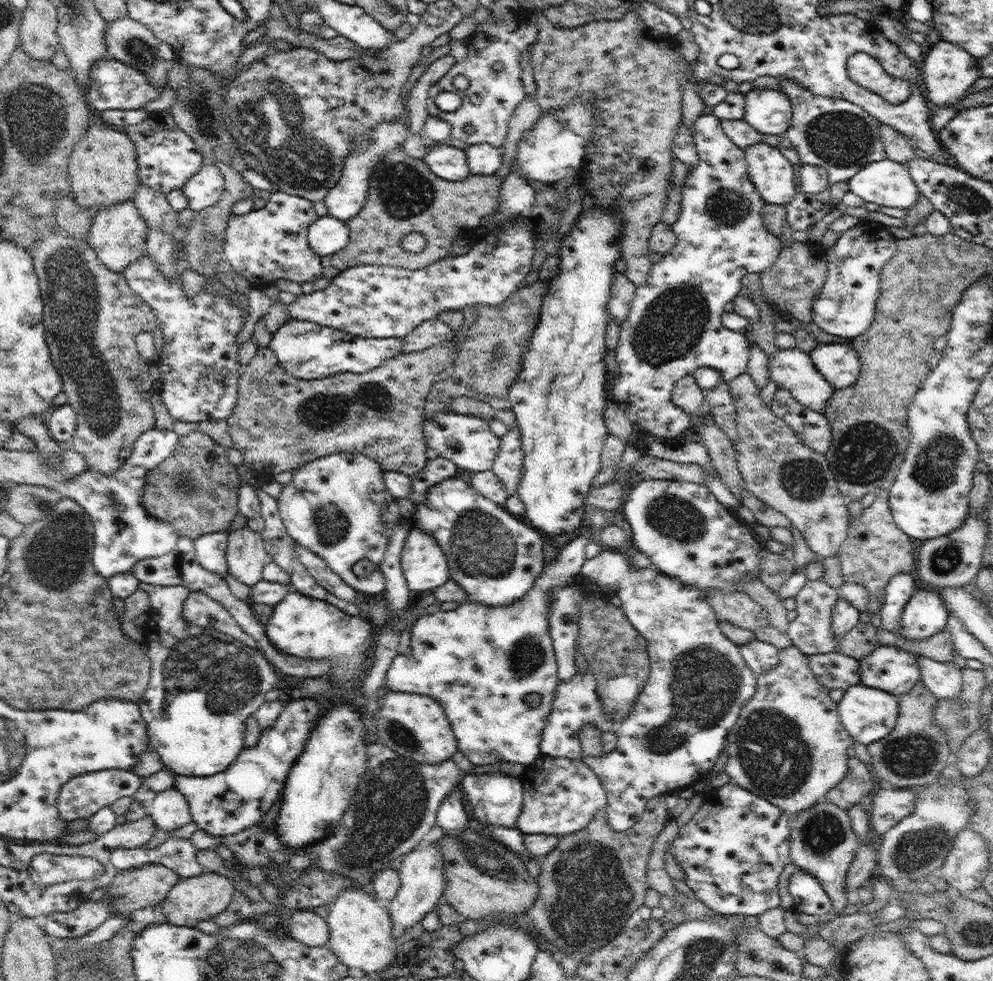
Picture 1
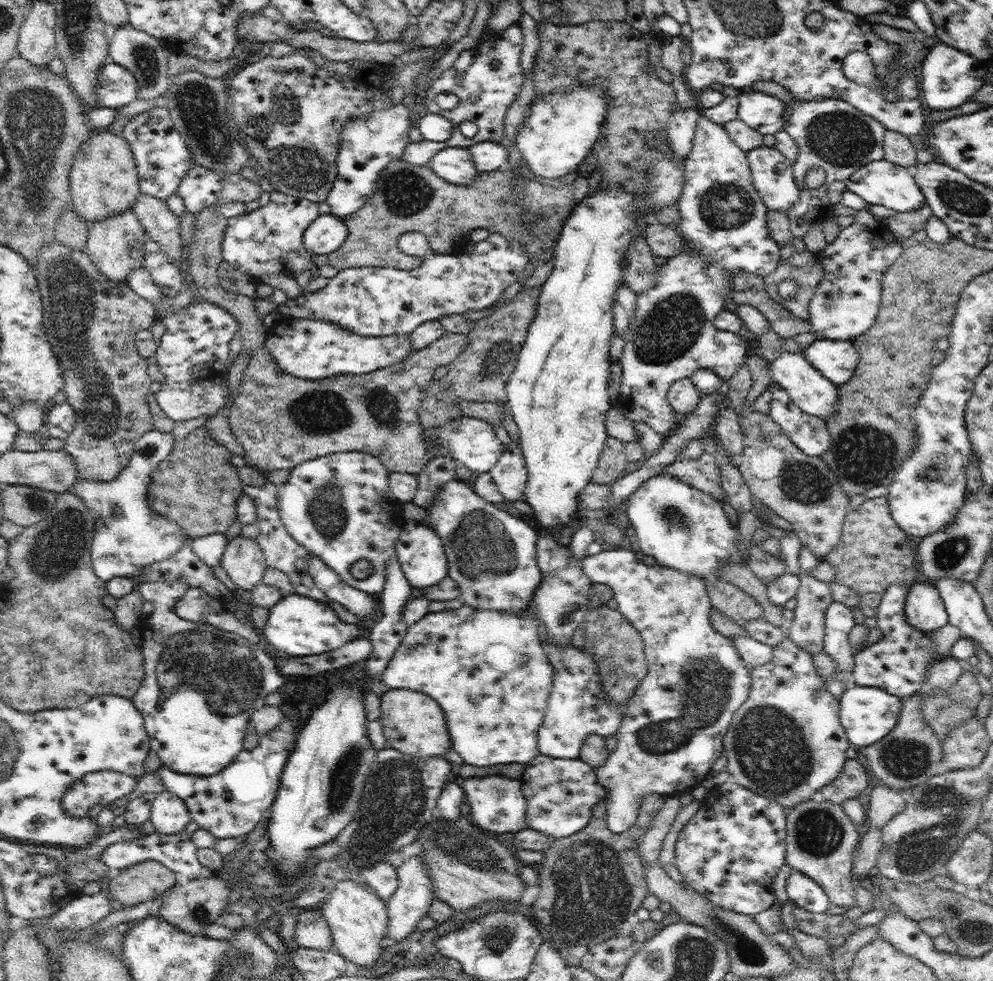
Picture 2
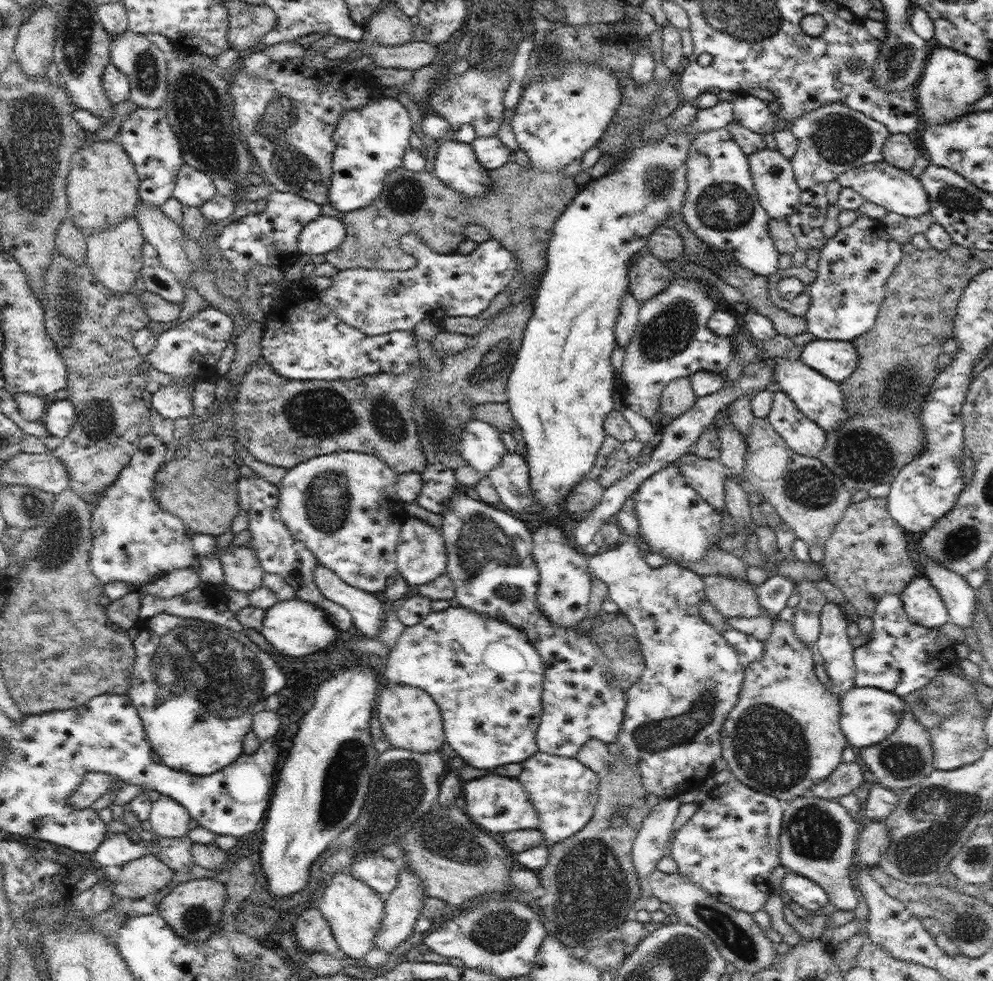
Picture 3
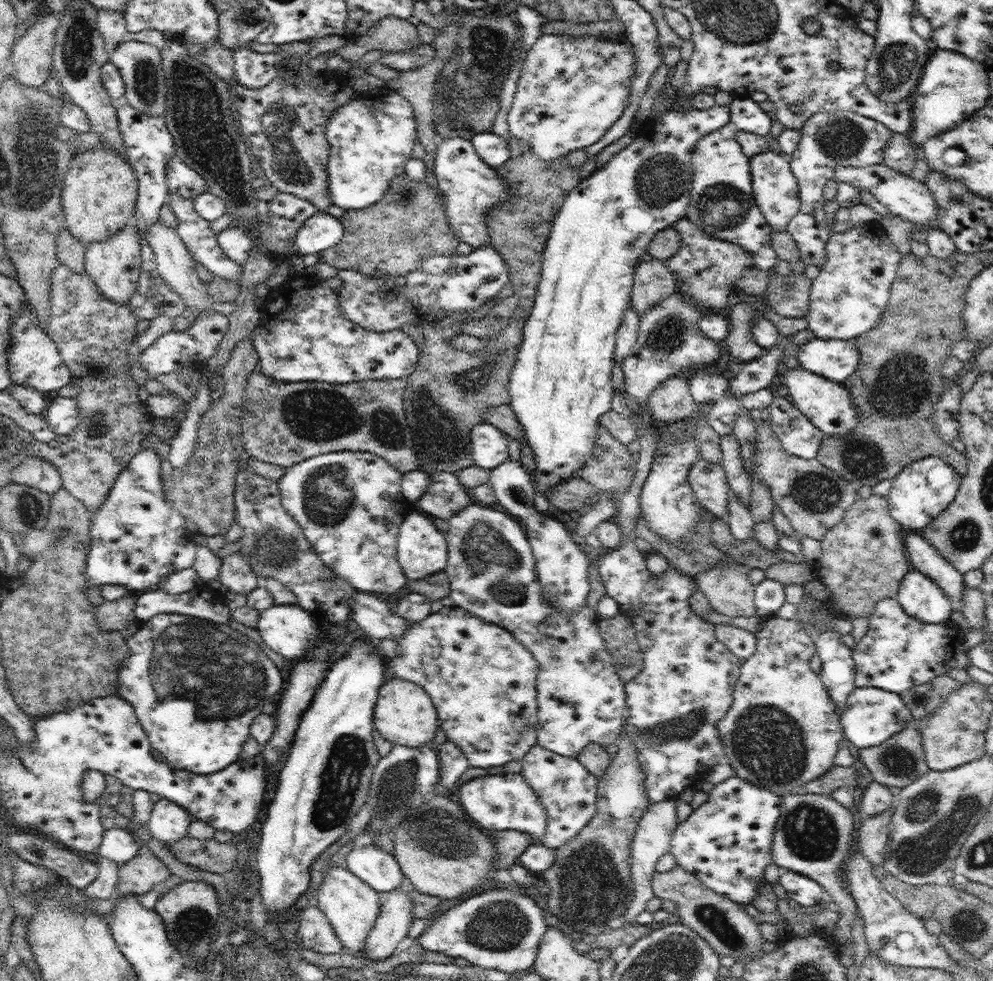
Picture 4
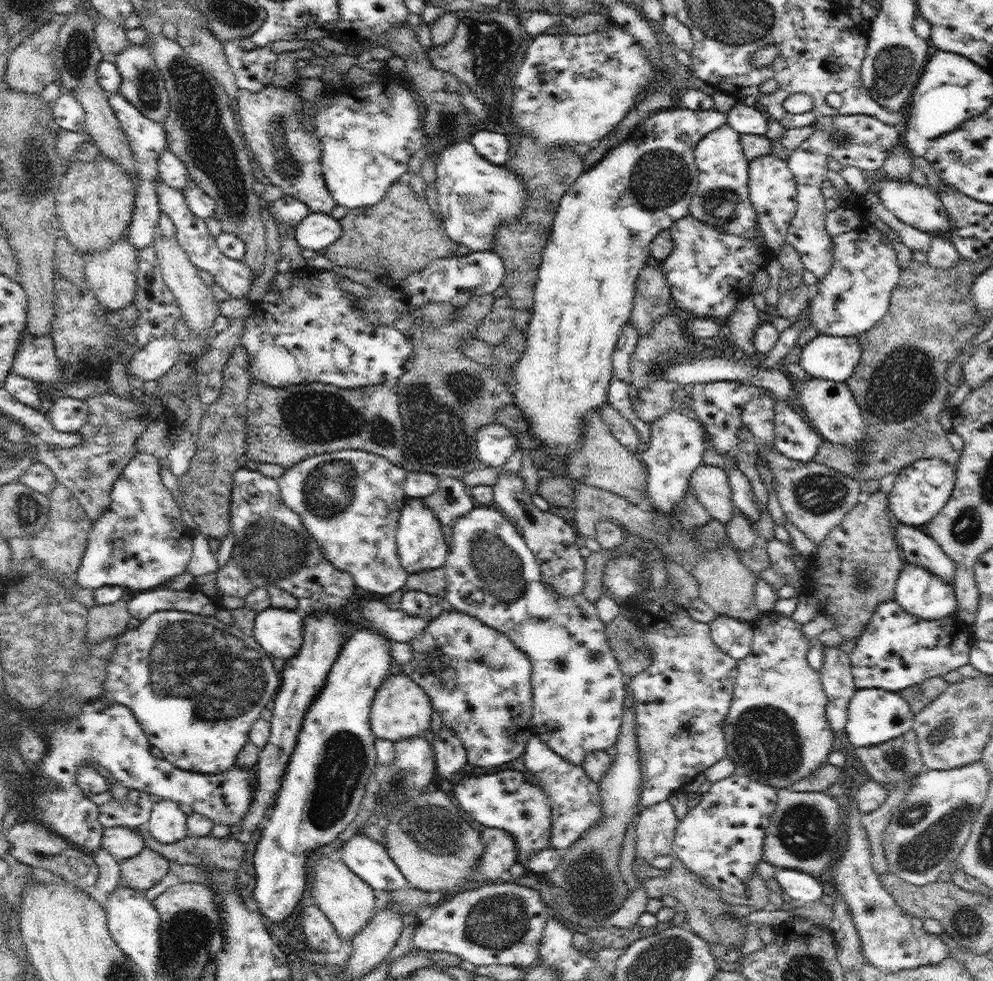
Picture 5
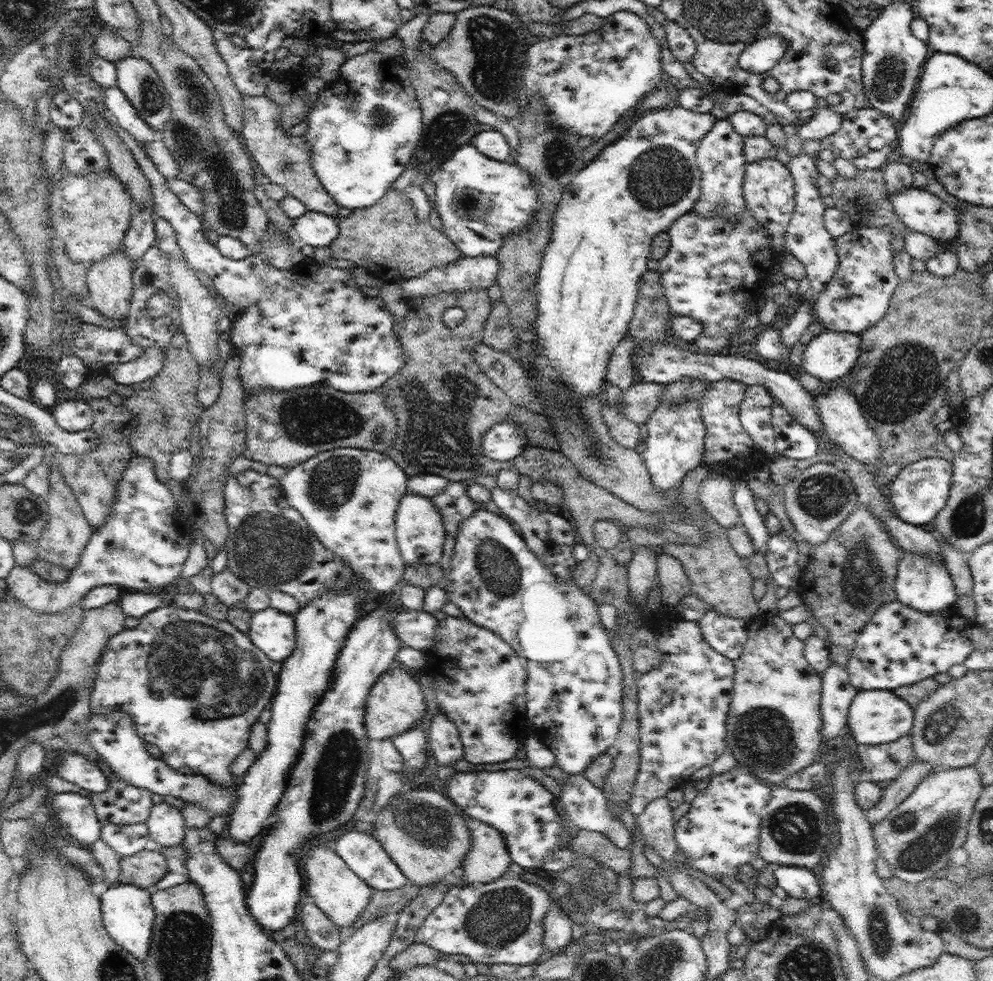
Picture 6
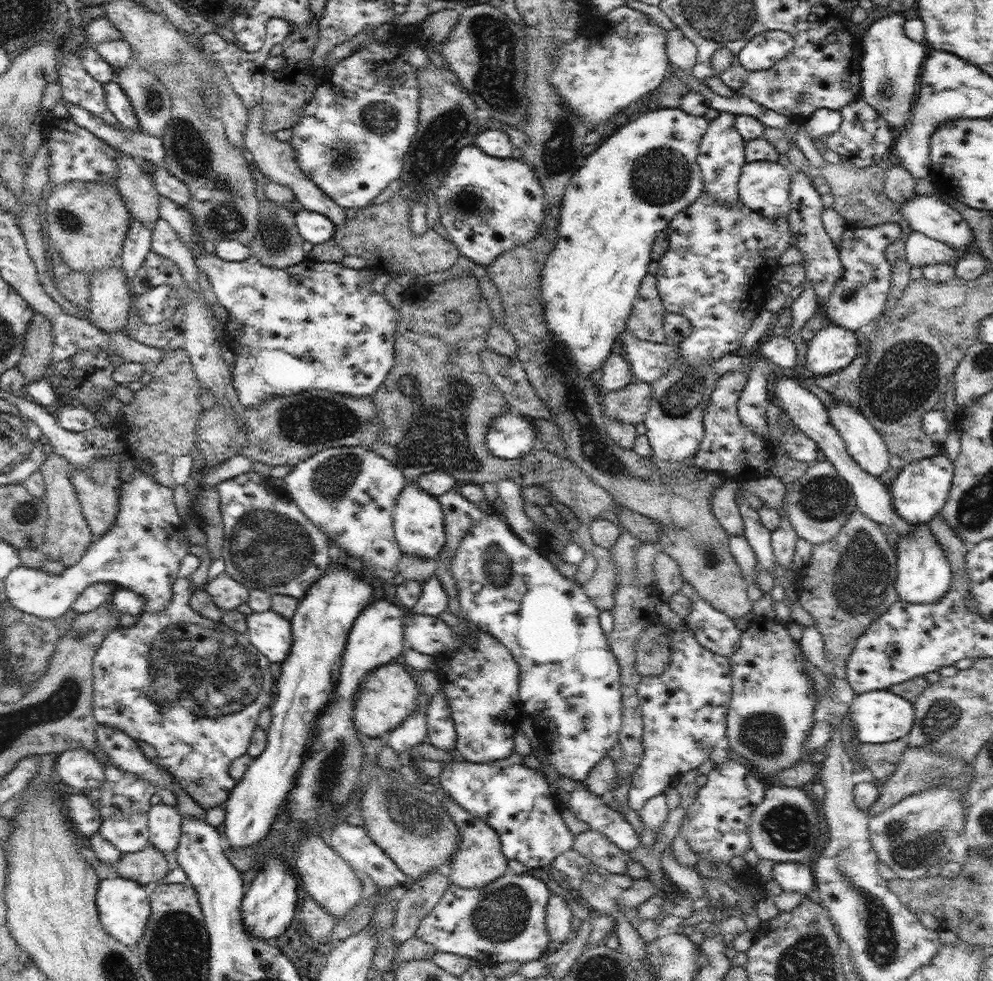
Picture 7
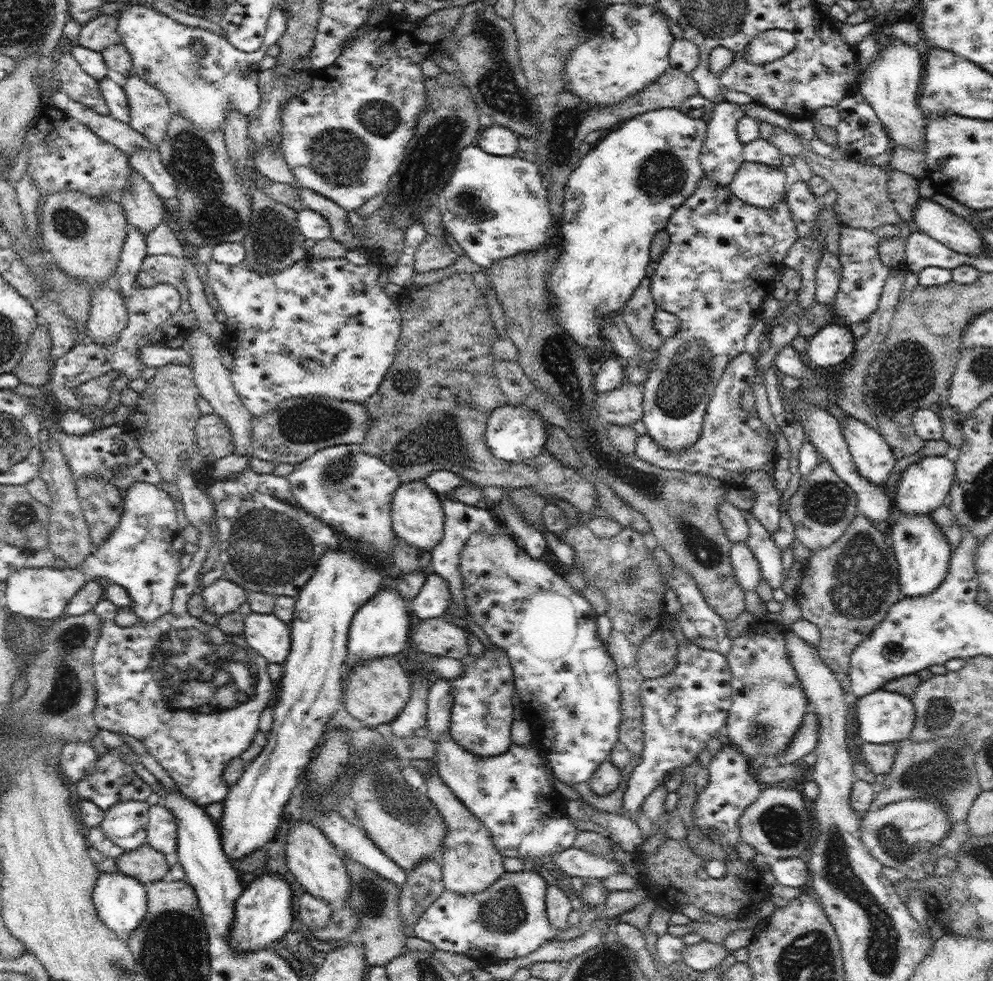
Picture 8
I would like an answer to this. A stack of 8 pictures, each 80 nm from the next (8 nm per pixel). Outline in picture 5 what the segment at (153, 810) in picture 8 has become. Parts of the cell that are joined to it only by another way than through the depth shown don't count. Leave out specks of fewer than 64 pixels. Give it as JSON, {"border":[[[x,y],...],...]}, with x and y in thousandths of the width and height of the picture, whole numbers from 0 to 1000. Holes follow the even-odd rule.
{"border":[[[163,814],[155,819],[150,838],[146,842],[159,859],[170,860],[188,853],[188,831],[177,818]]]}

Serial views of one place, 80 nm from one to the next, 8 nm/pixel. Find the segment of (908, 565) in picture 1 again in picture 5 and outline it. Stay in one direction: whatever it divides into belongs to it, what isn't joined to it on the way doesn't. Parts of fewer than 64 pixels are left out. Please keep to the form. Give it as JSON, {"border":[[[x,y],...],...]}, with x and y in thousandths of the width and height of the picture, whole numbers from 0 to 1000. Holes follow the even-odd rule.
{"border":[[[882,501],[868,507],[863,515],[850,525],[848,532],[823,556],[823,563],[810,581],[812,588],[808,601],[822,610],[827,627],[837,628],[842,633],[842,642],[849,648],[850,653],[864,650],[882,620],[888,614],[901,613],[901,595],[912,574],[908,561],[901,551],[900,529],[895,522],[894,505]]]}

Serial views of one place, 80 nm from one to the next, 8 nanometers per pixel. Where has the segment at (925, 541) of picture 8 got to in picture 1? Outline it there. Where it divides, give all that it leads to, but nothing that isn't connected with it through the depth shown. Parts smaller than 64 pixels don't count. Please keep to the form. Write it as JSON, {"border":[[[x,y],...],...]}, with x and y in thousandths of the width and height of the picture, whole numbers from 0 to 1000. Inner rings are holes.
{"border":[[[922,600],[906,629],[906,648],[928,652],[952,642],[956,625],[945,604]]]}

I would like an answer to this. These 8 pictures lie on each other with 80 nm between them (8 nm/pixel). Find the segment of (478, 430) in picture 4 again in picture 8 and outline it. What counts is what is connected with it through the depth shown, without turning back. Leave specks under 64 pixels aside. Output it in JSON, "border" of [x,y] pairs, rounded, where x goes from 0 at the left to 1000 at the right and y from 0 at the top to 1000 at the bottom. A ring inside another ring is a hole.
{"border":[[[510,412],[508,415],[501,415],[491,425],[488,440],[490,454],[496,465],[504,467],[504,470],[518,472],[535,470],[540,465],[544,465],[544,461],[550,459],[549,436],[552,433],[554,432],[548,430],[541,420],[530,419],[528,415],[517,415]]]}

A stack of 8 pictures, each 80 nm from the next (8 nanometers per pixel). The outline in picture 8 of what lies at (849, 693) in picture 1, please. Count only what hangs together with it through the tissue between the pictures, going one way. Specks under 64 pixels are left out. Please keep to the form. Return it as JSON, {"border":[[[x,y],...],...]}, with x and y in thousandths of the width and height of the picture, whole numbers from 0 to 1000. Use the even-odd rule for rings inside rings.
{"border":[[[884,702],[876,707],[858,713],[858,718],[862,718],[858,722],[862,722],[865,750],[869,755],[889,759],[892,757],[906,757],[910,753],[916,752],[921,737],[921,722],[917,710]]]}

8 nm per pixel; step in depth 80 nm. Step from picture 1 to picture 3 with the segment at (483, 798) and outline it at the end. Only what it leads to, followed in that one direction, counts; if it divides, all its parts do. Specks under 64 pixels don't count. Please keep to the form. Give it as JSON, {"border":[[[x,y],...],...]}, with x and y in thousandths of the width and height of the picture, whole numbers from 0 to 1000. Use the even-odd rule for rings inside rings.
{"border":[[[480,792],[468,796],[465,808],[469,815],[469,830],[486,847],[512,849],[522,846],[544,846],[544,835],[526,798],[518,792]]]}

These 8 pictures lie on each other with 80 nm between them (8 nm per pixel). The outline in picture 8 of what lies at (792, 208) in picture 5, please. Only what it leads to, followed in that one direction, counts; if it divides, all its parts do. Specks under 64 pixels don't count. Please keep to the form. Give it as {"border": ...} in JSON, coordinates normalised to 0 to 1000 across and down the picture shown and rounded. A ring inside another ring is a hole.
{"border":[[[749,164],[734,191],[739,200],[757,210],[777,212],[791,204],[792,177],[766,165]]]}

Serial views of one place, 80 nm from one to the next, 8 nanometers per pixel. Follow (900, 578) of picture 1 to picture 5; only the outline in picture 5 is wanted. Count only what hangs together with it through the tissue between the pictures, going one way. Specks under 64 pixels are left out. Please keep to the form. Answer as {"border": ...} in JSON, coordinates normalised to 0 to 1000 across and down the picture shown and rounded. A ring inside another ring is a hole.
{"border":[[[901,613],[888,614],[855,667],[859,694],[864,702],[905,705],[976,677],[976,665],[981,656],[979,652],[979,638],[962,625],[945,632],[931,632],[910,623]]]}

